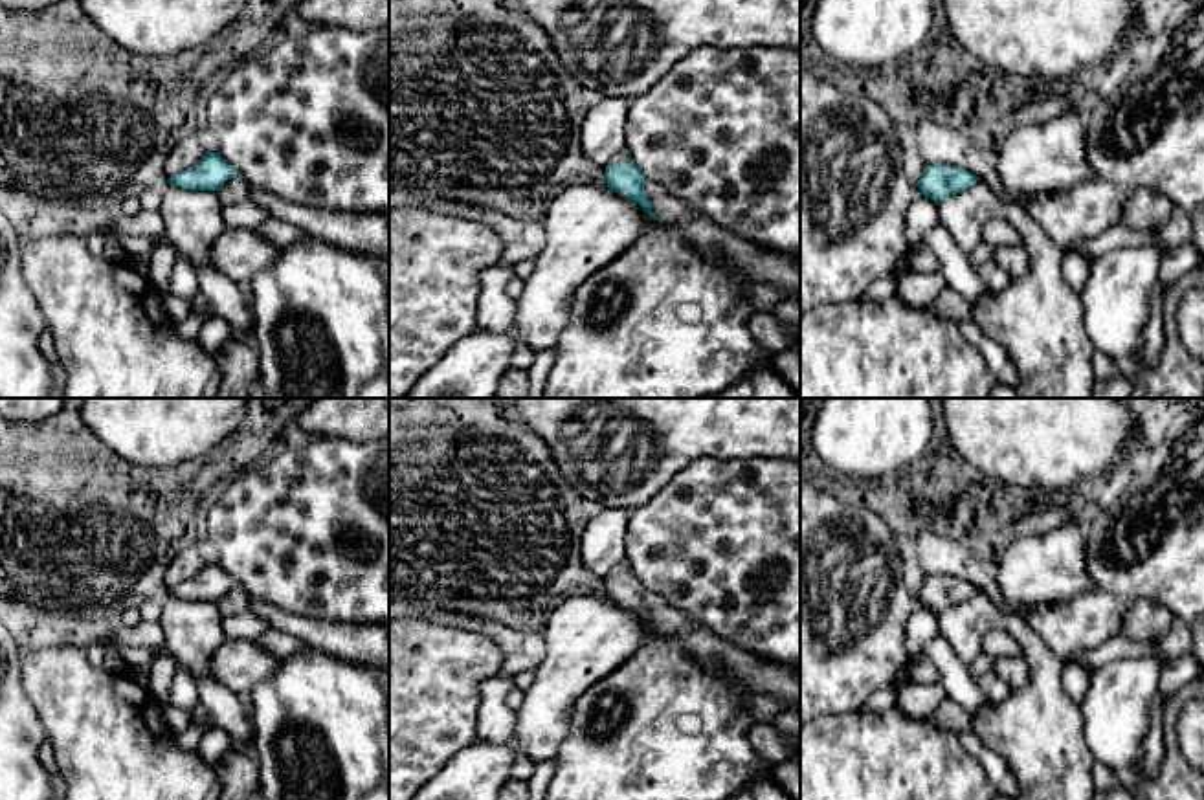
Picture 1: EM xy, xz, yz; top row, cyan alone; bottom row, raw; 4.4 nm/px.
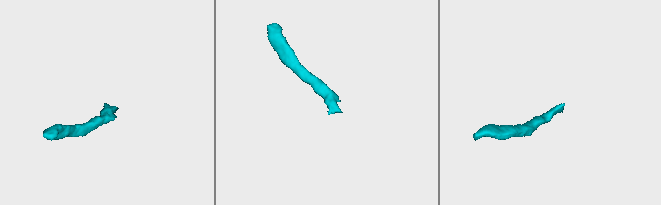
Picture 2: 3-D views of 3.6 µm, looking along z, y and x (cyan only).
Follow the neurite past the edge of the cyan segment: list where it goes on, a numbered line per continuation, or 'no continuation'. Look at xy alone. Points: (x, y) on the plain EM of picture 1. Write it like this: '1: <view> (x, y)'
no continuation

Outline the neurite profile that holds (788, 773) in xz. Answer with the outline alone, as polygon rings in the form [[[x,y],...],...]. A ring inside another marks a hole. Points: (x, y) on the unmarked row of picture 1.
[[[800,760],[775,763],[773,778],[793,800],[800,800]]]

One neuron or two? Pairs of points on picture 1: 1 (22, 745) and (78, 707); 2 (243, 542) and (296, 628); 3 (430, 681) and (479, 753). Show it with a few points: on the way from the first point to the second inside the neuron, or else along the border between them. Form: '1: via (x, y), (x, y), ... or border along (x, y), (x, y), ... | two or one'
1: border along (24, 692), (48, 738) | two
2: border along (252, 599), (329, 621) | two
3: border along (476, 740), (439, 771) | two

